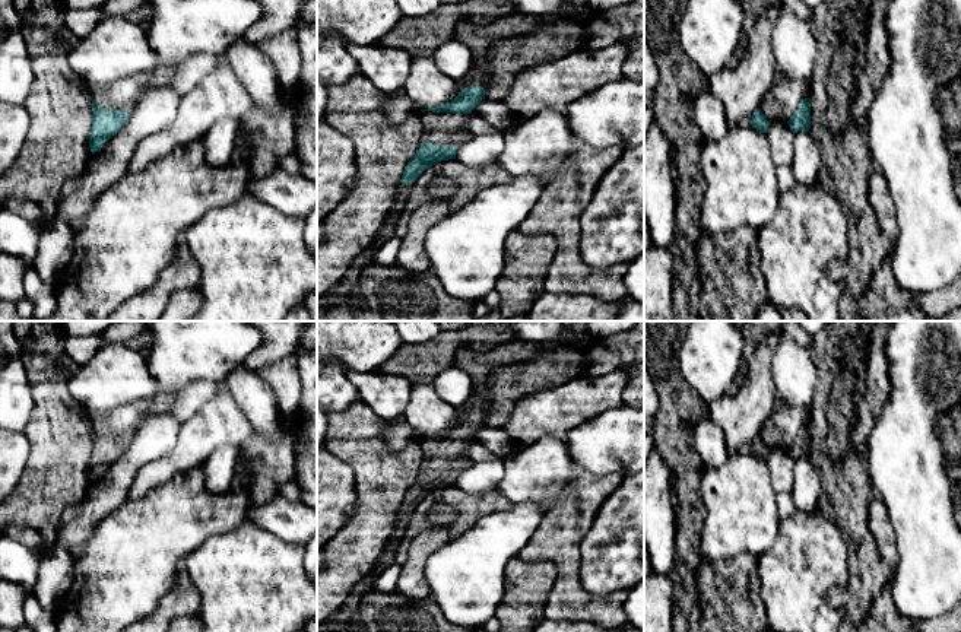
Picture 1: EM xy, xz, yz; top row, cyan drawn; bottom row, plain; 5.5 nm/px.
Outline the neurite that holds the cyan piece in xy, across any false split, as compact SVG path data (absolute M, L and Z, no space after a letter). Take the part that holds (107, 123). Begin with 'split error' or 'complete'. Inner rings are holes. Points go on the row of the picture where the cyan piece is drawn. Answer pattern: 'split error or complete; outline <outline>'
split error; outline M142 72L92 89L93 124L89 133L92 153L99 152L104 143L123 128L149 79L149 72Z

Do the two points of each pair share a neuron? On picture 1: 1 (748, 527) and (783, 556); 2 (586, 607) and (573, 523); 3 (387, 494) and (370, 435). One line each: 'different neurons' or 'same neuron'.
1: different neurons
2: same neuron
3: same neuron

